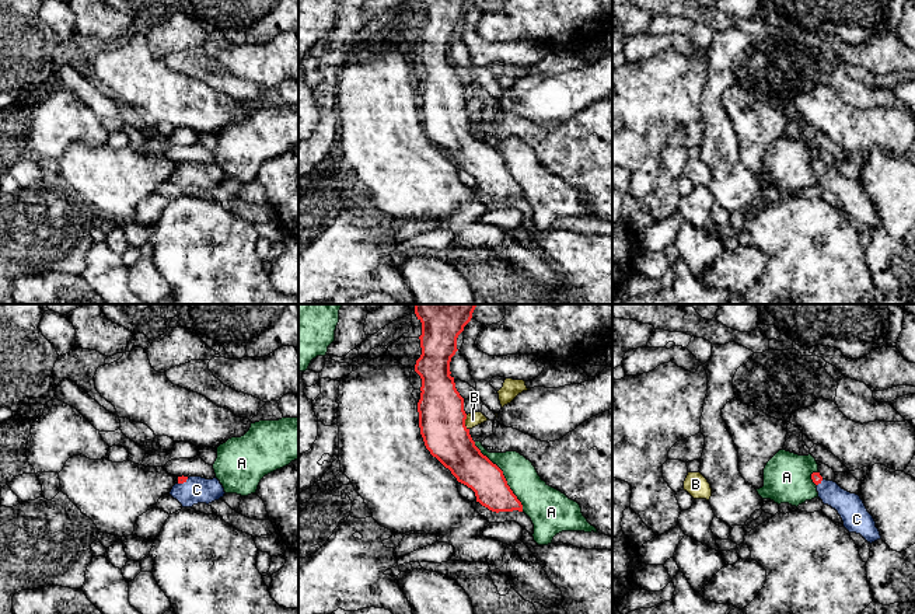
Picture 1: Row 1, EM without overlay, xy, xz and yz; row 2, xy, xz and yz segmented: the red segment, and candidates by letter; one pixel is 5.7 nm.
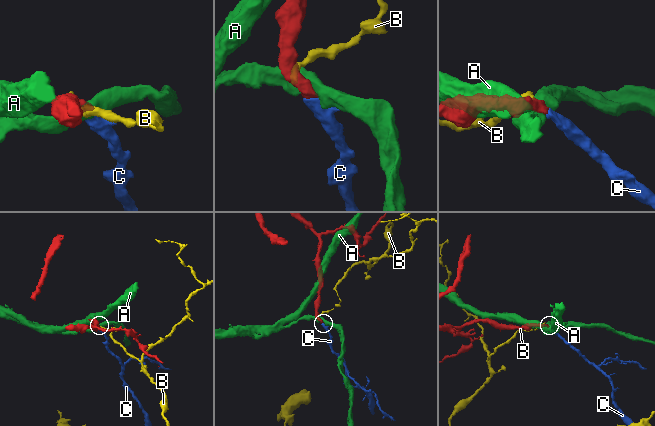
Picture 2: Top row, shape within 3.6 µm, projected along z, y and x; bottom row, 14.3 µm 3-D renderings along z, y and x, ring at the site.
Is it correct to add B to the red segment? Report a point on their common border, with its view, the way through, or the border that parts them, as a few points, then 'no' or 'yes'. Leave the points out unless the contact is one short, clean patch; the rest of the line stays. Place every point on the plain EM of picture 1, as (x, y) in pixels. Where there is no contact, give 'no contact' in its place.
xz (464, 108) | along xz (467, 101), (465, 111), (468, 115) | no

